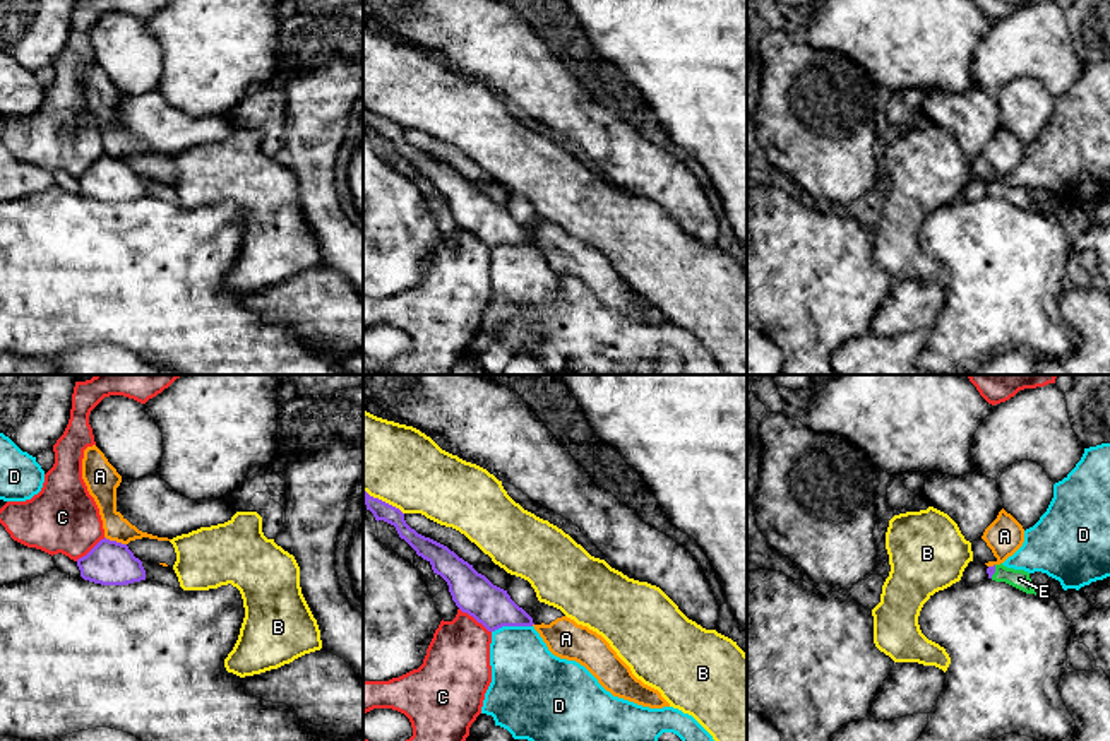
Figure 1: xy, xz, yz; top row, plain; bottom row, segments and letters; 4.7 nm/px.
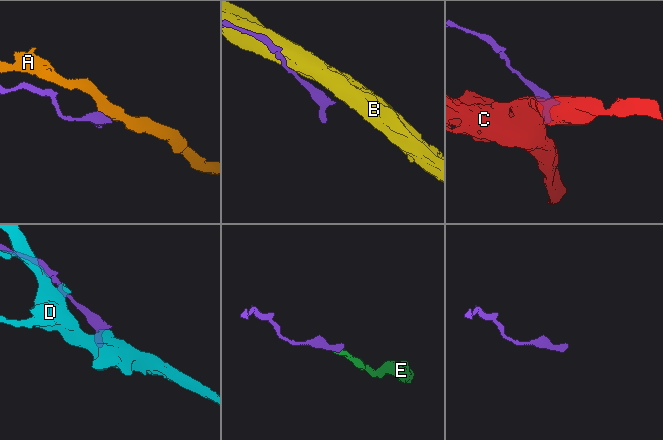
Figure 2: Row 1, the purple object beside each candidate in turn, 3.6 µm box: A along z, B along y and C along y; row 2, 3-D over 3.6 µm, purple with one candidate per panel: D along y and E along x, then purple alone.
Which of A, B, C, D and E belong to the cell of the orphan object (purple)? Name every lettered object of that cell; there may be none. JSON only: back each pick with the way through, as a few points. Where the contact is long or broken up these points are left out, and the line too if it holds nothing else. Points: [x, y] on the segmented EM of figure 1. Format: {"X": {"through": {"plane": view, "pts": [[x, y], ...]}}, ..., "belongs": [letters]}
{"E": {"through": {"plane": "yz", "pts": [[990, 570], [994, 572], [1020, 579]]}}, "belongs": ["E"]}

